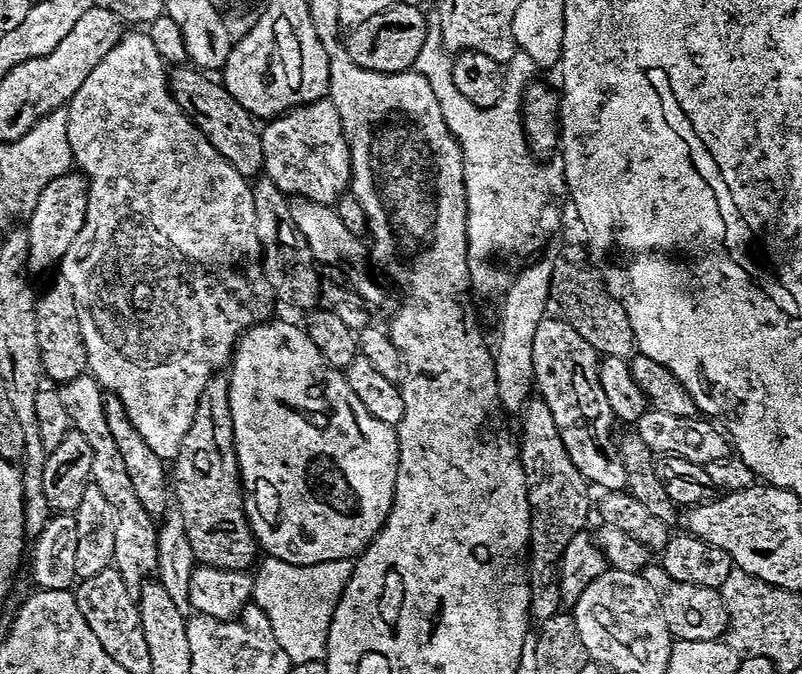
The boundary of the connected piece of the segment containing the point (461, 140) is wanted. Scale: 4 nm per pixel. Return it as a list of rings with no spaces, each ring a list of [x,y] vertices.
[[[430,34],[426,42],[422,42],[422,50],[418,52],[414,70],[430,82],[438,104],[442,106],[442,116],[450,134],[458,142],[464,155],[464,188],[467,190],[466,202],[468,203],[468,244],[467,266],[469,283],[473,289],[488,292],[505,291],[510,284],[510,276],[494,265],[494,254],[508,254],[514,258],[531,259],[538,251],[546,247],[548,239],[560,228],[560,195],[566,192],[564,183],[563,163],[543,164],[543,159],[538,158],[528,144],[525,136],[522,116],[519,111],[500,112],[474,106],[470,98],[462,98],[462,90],[454,86],[452,73],[453,57],[444,47],[439,35]]]

